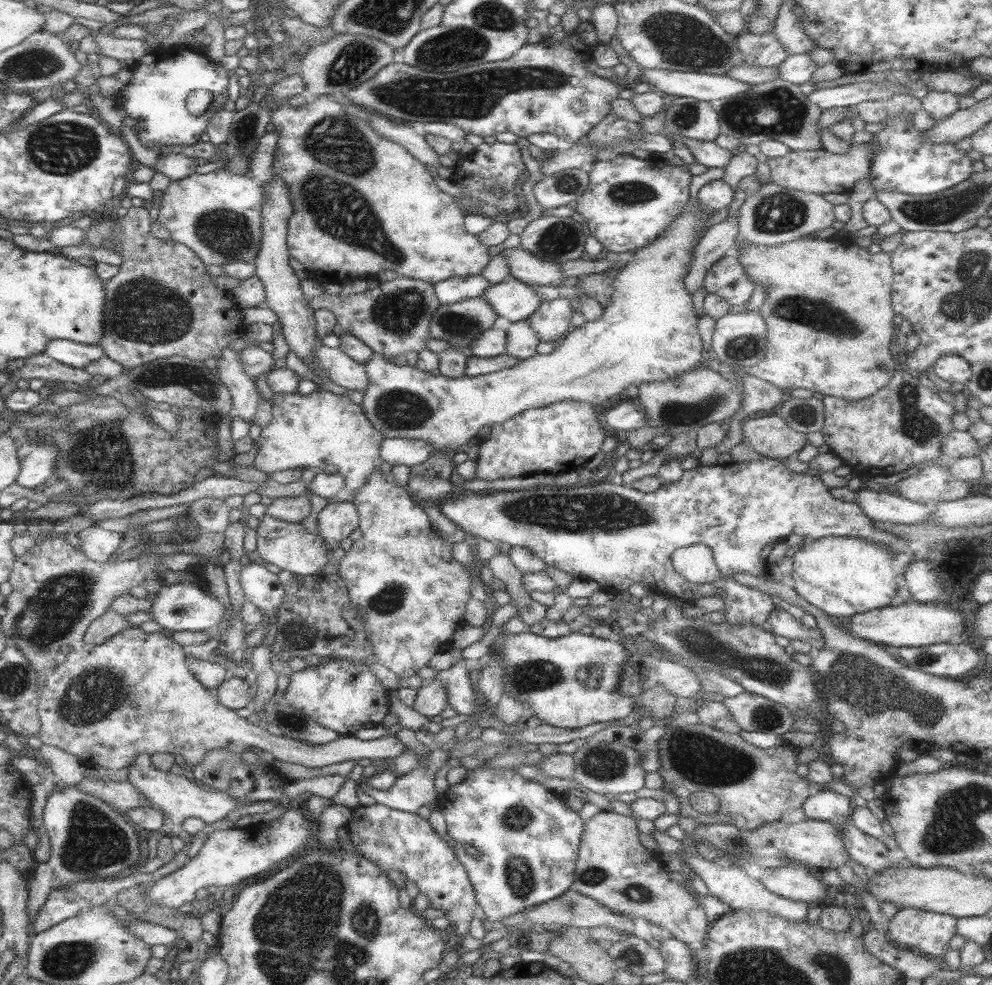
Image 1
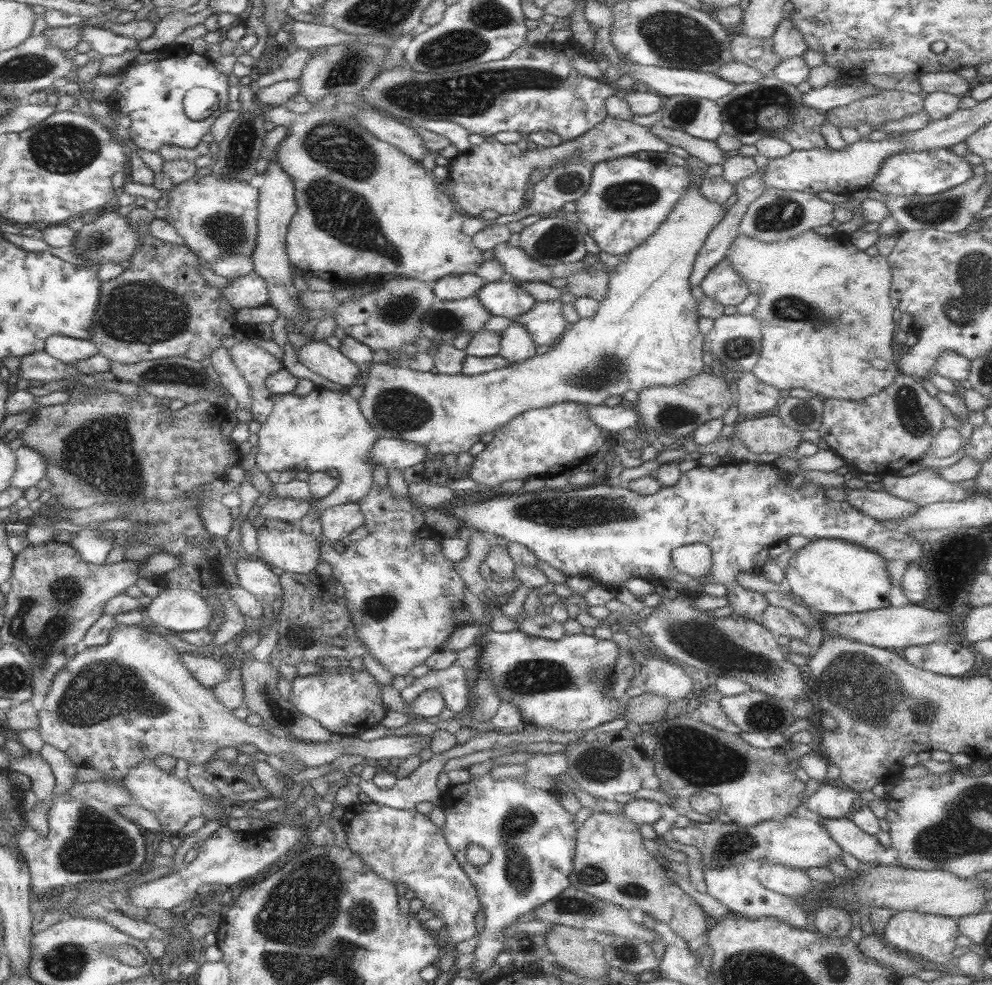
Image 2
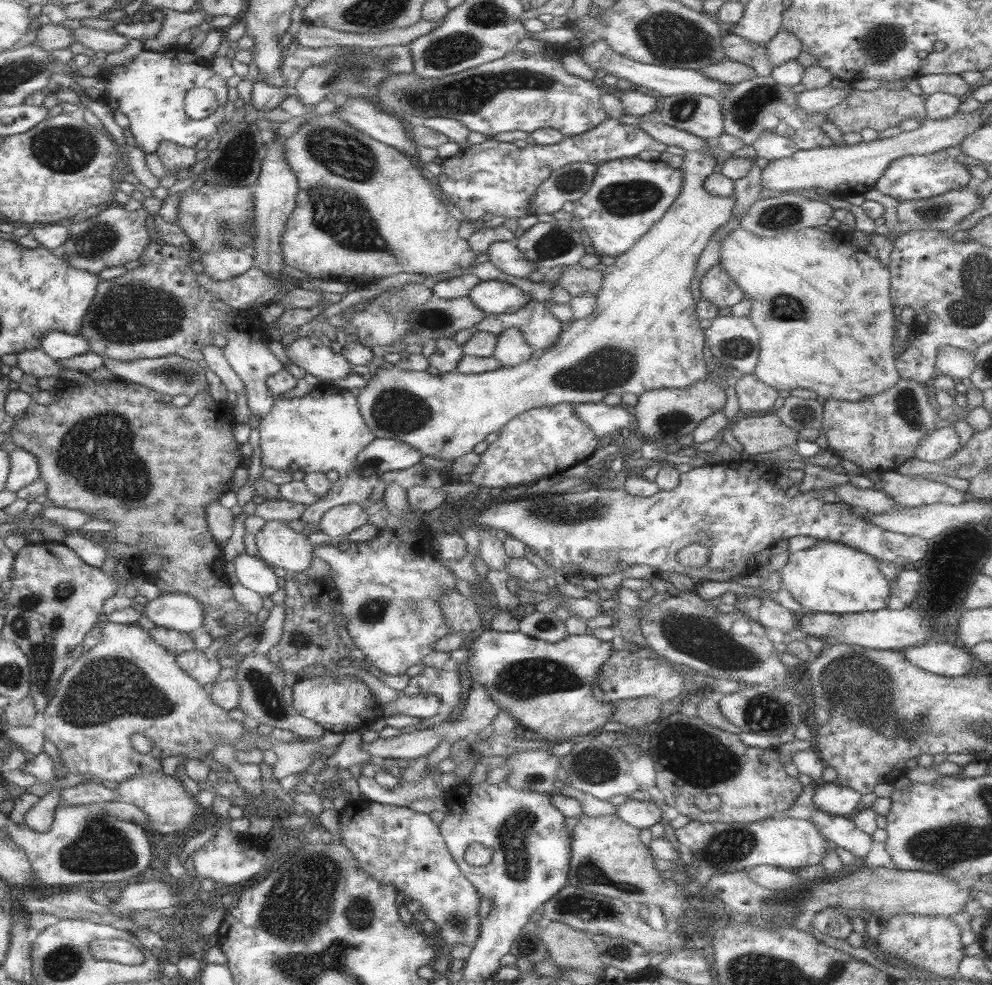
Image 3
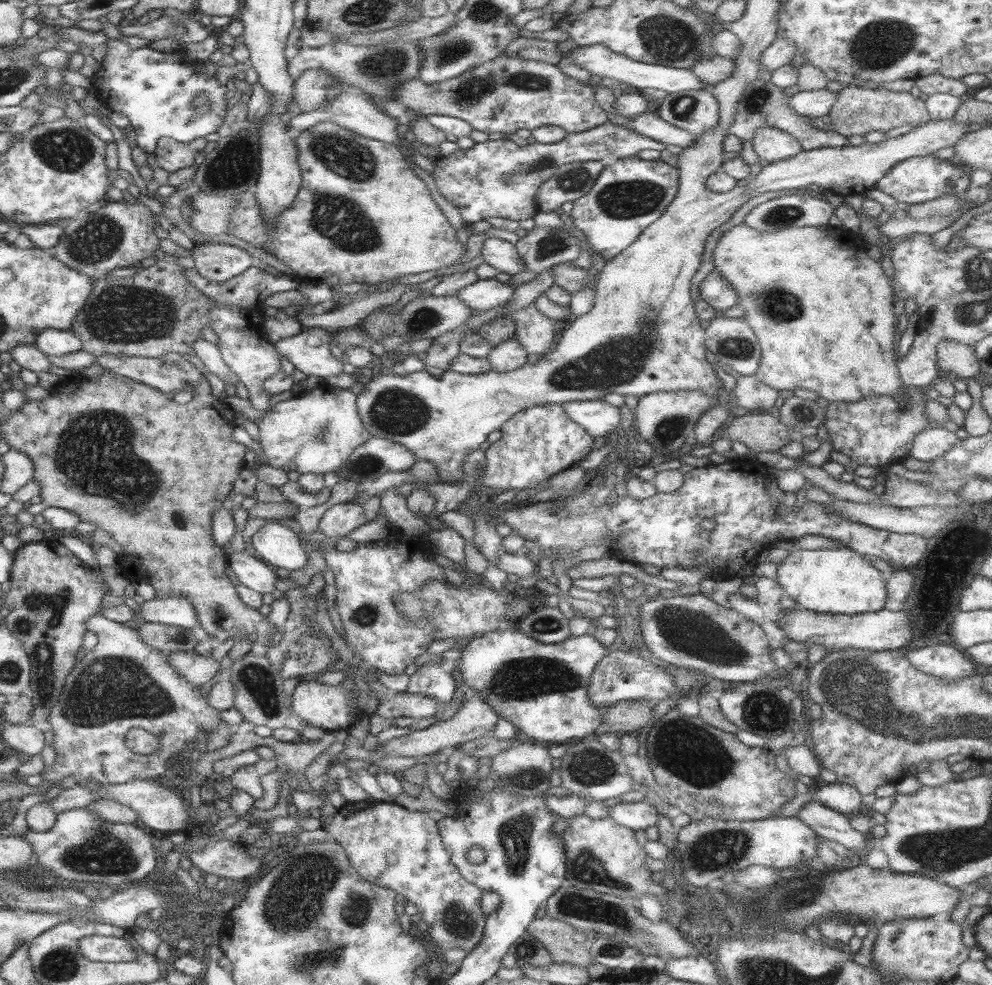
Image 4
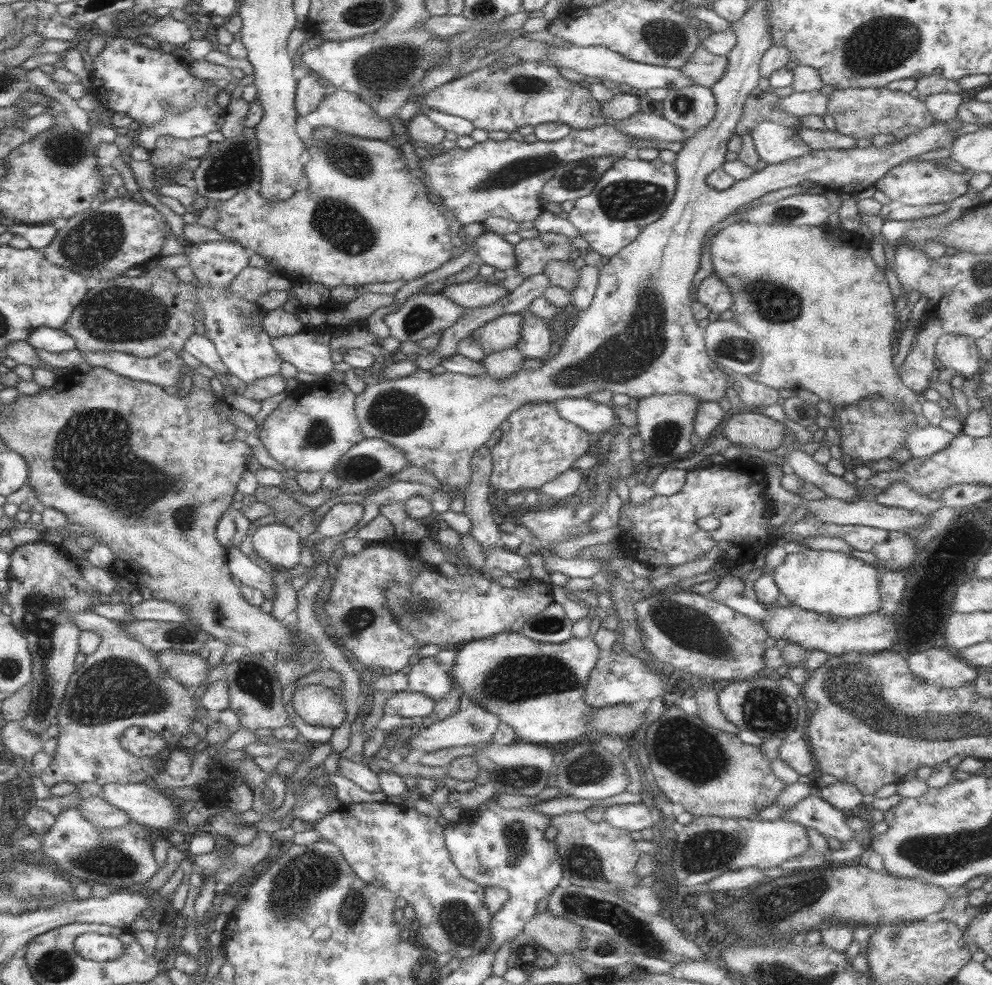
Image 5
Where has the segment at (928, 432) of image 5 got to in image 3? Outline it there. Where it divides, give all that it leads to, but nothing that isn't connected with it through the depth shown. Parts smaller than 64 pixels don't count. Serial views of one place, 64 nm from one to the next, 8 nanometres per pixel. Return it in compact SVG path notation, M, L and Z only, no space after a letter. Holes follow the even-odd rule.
M953 426L949 428L935 428L933 432L927 434L927 438L923 438L913 454L915 460L921 462L935 462L941 464L945 458L949 458L951 454L955 454L959 448L959 438L955 436Z

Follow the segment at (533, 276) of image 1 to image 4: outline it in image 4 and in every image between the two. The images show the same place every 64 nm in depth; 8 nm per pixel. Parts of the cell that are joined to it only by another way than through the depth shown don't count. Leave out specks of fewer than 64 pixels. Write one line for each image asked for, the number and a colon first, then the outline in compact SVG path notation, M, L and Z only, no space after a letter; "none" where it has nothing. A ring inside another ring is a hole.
2: M497 244L493 248L493 258L501 264L505 276L515 282L551 282L551 268L543 268L543 264L535 262L529 254L525 254L519 246Z
3: M495 242L485 250L485 254L487 260L501 272L501 276L513 276L523 280L535 272L533 264L525 260L525 256L513 242Z
4: M485 238L481 246L481 260L491 266L497 274L515 276L523 272L523 260L519 258L515 246L501 238Z

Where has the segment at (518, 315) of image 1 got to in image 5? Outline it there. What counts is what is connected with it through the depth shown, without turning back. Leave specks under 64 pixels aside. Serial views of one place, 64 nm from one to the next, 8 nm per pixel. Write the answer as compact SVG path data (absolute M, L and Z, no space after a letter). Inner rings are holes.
M465 282L465 284L449 284L441 294L447 296L457 306L461 306L463 310L471 310L489 306L495 300L505 298L509 292L491 282Z

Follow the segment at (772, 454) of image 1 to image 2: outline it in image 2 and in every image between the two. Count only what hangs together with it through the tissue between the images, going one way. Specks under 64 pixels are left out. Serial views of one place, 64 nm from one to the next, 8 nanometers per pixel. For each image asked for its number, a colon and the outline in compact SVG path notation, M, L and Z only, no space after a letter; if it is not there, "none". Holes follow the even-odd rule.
2: M761 416L751 420L739 420L733 426L733 436L737 444L743 444L749 452L775 454L783 456L789 450L795 450L803 440L801 432L787 428L777 416Z

